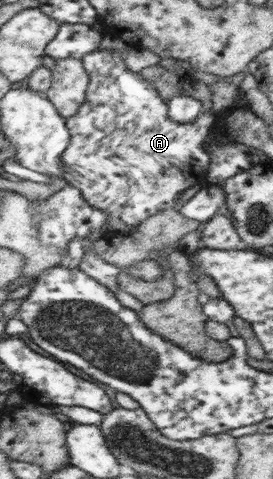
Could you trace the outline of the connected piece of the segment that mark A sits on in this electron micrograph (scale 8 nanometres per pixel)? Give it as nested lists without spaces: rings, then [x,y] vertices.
[[[104,49],[85,53],[80,60],[88,83],[84,101],[70,117],[64,118],[69,141],[60,155],[61,176],[81,192],[89,206],[102,210],[106,217],[120,219],[124,225],[137,226],[160,210],[176,209],[174,199],[198,183],[207,172],[209,155],[204,151],[202,140],[212,131],[216,115],[211,111],[199,113],[194,123],[170,121],[167,102],[139,72],[126,69],[122,56]]]

